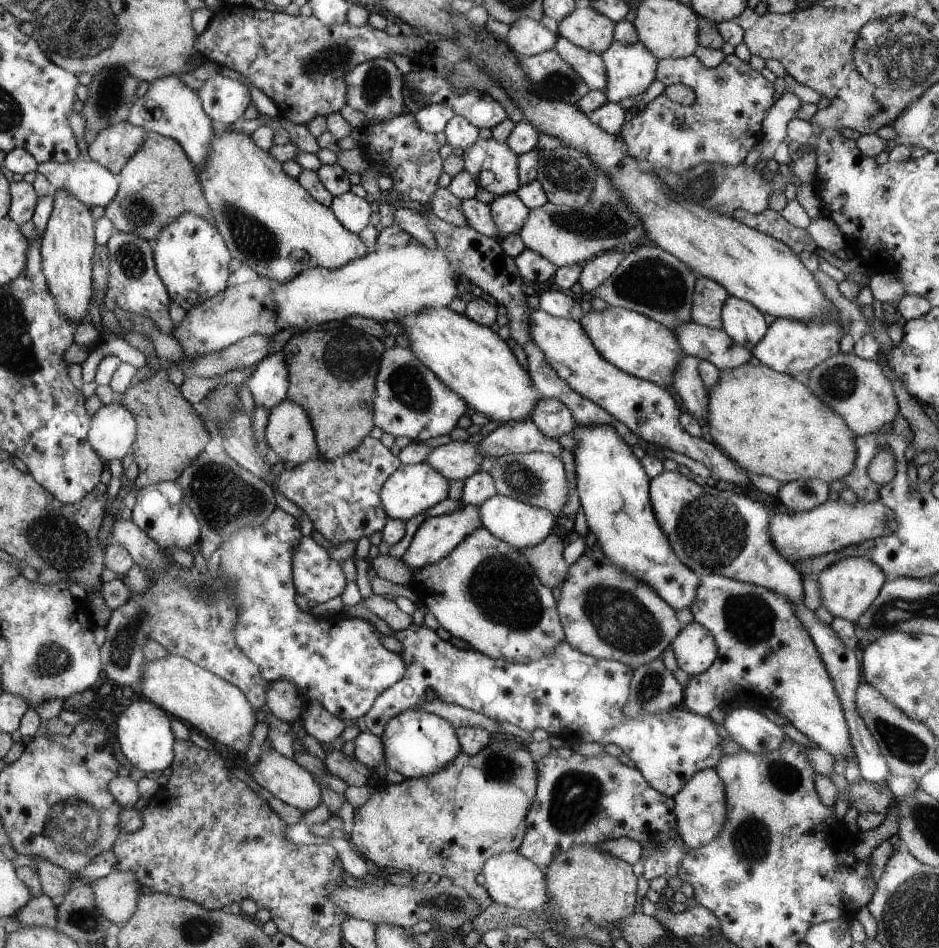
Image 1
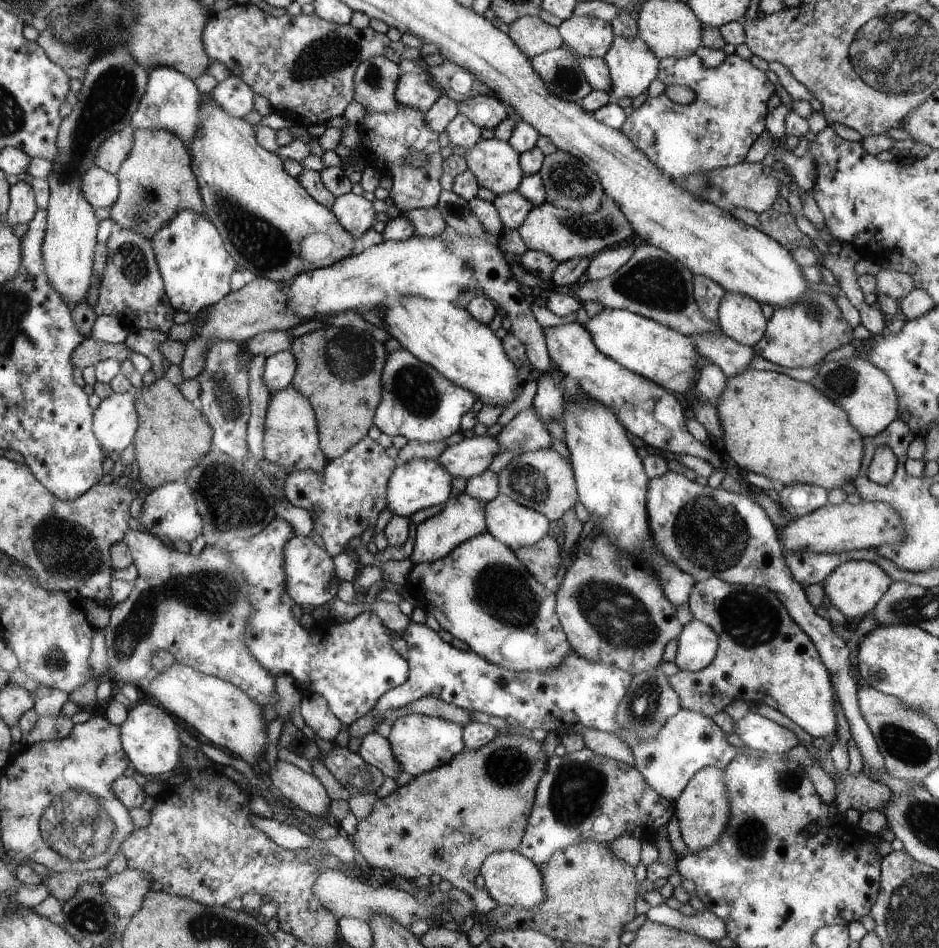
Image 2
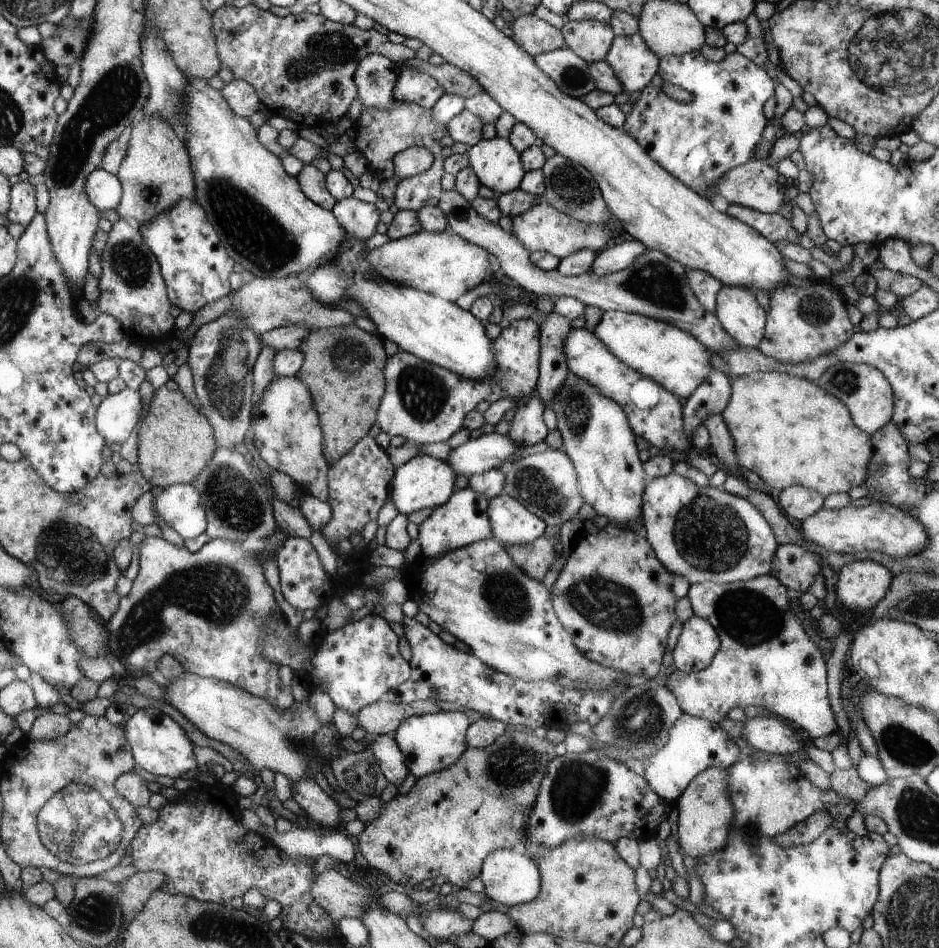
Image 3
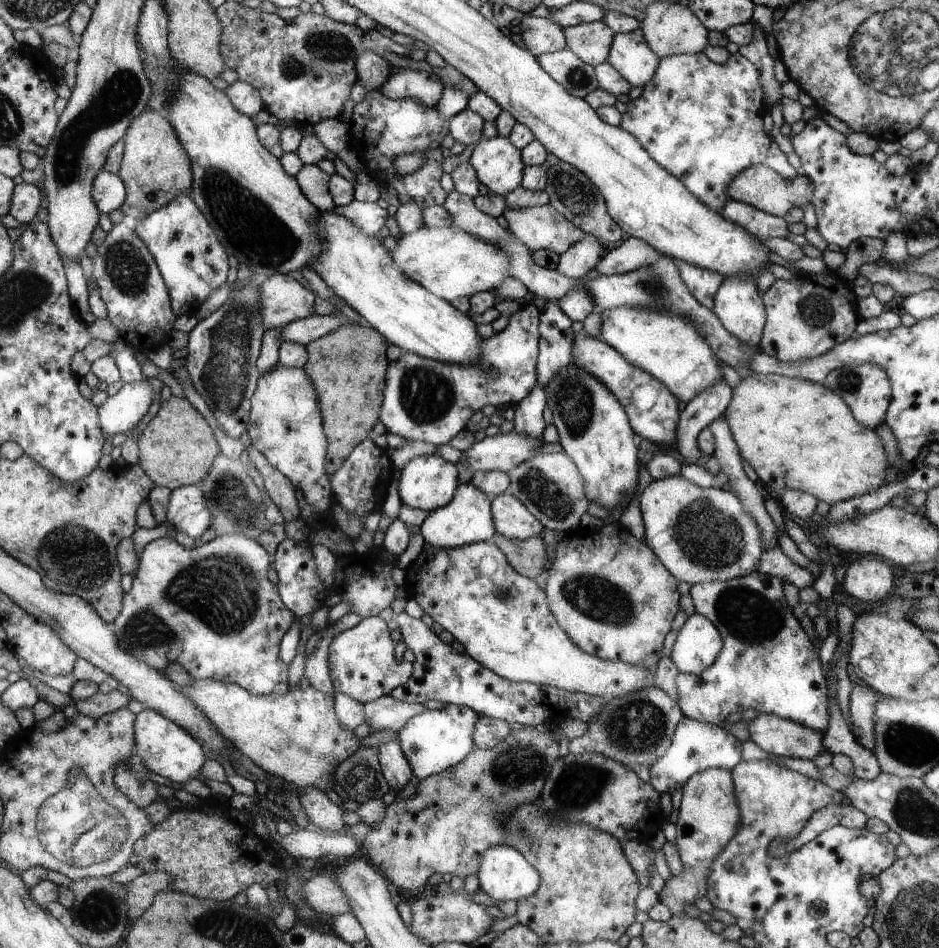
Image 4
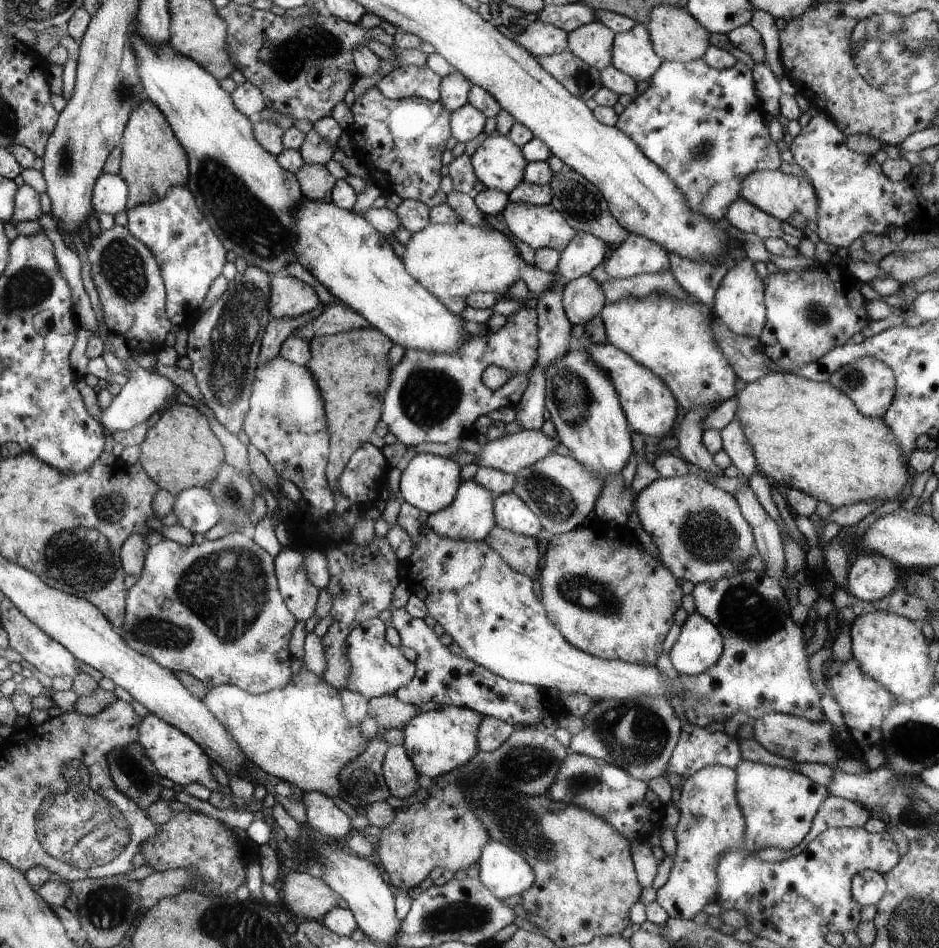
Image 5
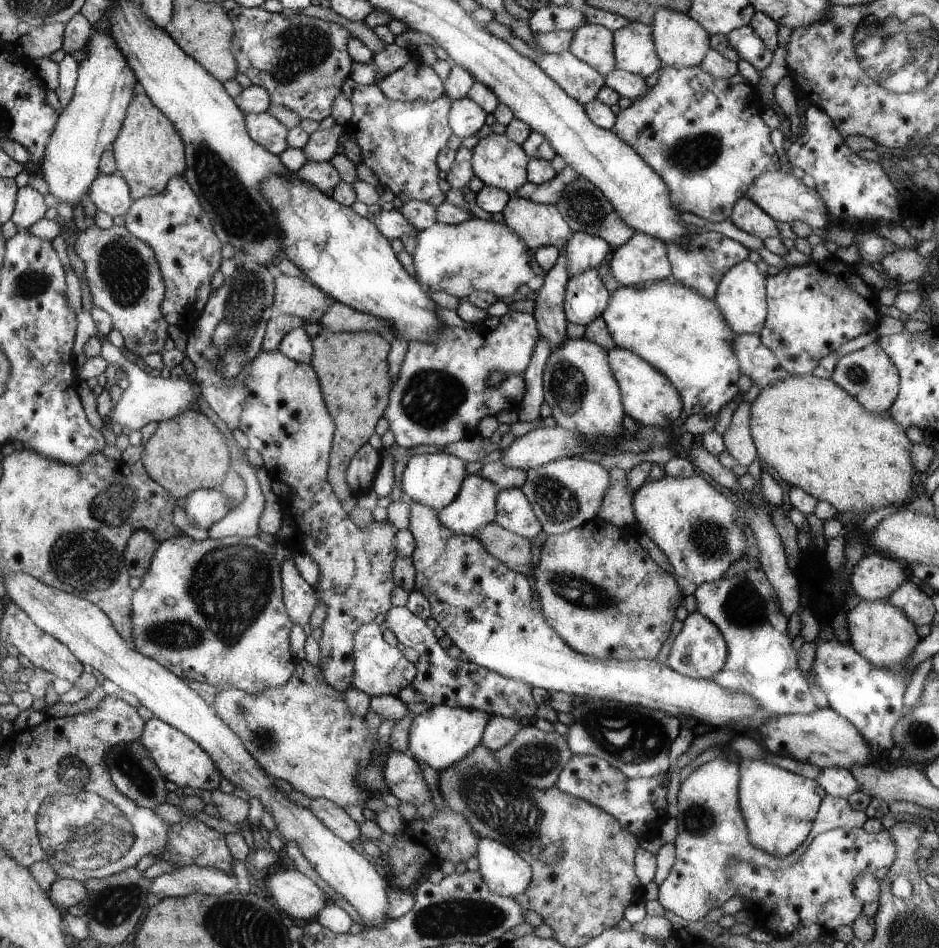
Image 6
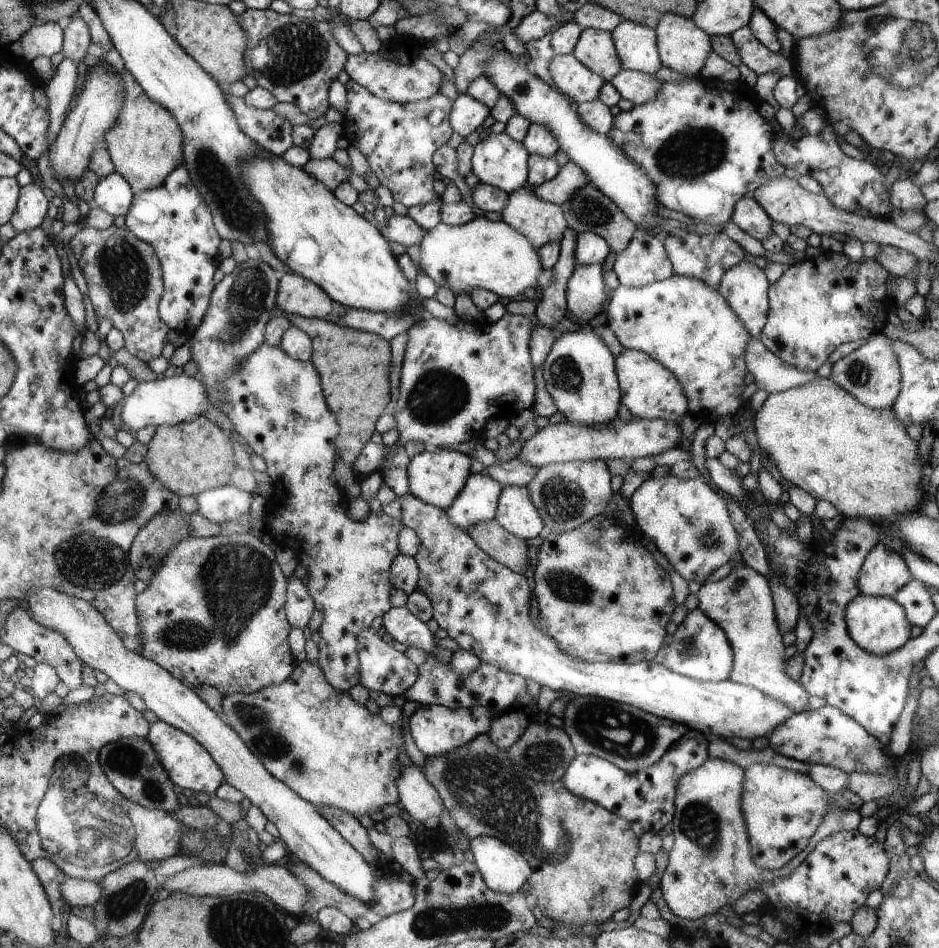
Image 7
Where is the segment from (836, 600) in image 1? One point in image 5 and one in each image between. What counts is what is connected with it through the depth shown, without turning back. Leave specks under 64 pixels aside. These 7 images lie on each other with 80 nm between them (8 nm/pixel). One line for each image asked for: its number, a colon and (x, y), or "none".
2: (855, 587)
3: (861, 584)
4: (869, 579)
5: (872, 577)

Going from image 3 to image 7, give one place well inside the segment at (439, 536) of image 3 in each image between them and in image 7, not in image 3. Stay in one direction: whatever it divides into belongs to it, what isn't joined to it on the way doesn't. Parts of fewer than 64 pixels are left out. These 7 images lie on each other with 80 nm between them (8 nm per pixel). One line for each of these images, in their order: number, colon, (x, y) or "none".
4: (468, 518)
5: (472, 516)
6: (476, 505)
7: (478, 503)

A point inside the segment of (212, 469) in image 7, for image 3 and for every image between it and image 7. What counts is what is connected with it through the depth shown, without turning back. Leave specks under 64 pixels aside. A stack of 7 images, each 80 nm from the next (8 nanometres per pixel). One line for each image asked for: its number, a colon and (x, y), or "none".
3: (175, 442)
4: (177, 448)
5: (180, 451)
6: (186, 453)

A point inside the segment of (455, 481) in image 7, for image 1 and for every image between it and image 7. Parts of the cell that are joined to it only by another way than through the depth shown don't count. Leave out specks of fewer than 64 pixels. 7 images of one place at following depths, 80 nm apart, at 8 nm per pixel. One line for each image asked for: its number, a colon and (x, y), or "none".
1: (412, 489)
2: (419, 483)
3: (425, 481)
4: (429, 482)
5: (430, 482)
6: (434, 480)

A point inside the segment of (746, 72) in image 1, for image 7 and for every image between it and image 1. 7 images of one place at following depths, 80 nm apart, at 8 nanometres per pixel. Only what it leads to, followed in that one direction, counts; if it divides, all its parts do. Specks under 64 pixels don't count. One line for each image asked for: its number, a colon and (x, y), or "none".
2: (716, 131)
3: (697, 142)
4: (702, 122)
5: (705, 128)
6: (705, 136)
7: (703, 142)

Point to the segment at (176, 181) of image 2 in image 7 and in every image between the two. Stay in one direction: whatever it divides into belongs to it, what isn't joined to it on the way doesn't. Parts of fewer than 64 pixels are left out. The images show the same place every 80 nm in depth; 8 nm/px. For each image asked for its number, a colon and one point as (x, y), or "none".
3: (156, 173)
4: (155, 168)
5: (153, 162)
6: (148, 152)
7: (145, 146)

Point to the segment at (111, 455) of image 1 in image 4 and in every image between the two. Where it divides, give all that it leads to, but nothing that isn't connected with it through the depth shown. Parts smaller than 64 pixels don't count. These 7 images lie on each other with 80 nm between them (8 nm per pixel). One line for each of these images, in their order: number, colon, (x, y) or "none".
2: (115, 421)
3: (118, 413)
4: (123, 411)

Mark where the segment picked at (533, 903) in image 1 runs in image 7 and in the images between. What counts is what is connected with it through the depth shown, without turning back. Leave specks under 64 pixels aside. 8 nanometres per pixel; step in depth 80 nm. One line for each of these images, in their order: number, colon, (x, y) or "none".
2: (512, 879)
3: (511, 877)
4: (505, 874)
5: (503, 870)
6: (505, 872)
7: (504, 869)

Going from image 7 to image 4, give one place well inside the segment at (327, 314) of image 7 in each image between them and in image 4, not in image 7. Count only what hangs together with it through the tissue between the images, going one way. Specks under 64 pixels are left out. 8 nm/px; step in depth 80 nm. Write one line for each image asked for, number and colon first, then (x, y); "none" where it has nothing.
4: (283, 299)
5: (289, 297)
6: (293, 296)

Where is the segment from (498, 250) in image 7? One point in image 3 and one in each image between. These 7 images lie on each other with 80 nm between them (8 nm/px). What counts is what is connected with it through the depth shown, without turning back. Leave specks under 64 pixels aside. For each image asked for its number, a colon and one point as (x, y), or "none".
3: (444, 264)
4: (451, 264)
5: (458, 260)
6: (478, 255)

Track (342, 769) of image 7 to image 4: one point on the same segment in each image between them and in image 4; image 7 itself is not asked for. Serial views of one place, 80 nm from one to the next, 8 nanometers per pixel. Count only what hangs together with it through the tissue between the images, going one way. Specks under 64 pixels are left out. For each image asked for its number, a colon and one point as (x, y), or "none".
4: (296, 737)
5: (299, 734)
6: (302, 733)

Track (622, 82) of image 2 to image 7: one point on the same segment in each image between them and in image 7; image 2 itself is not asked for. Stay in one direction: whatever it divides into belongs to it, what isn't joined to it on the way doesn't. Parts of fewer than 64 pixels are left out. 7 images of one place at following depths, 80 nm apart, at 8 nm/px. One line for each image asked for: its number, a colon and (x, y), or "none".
3: (633, 62)
4: (630, 56)
5: (632, 53)
6: (634, 50)
7: (635, 44)

